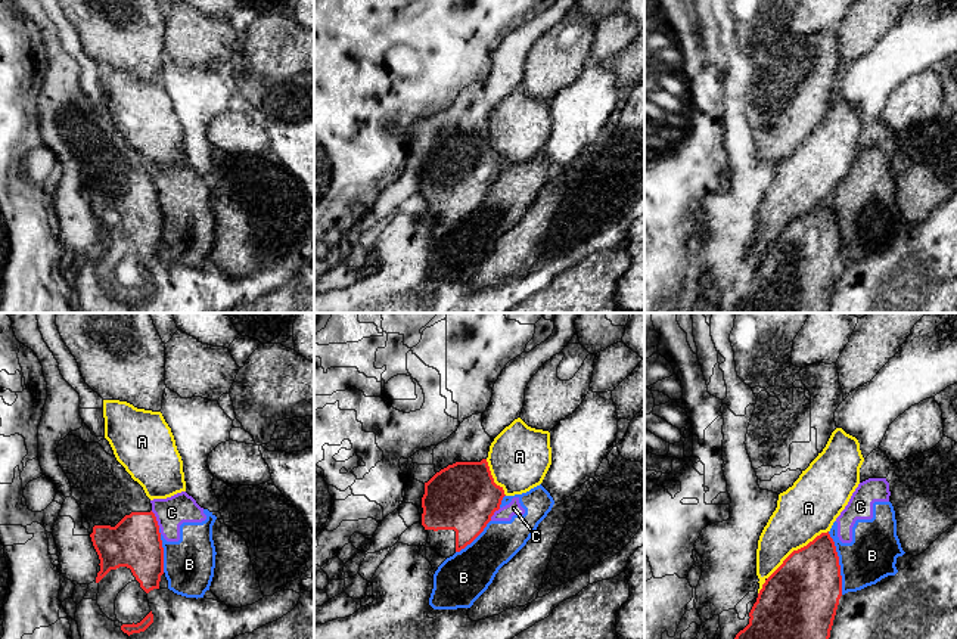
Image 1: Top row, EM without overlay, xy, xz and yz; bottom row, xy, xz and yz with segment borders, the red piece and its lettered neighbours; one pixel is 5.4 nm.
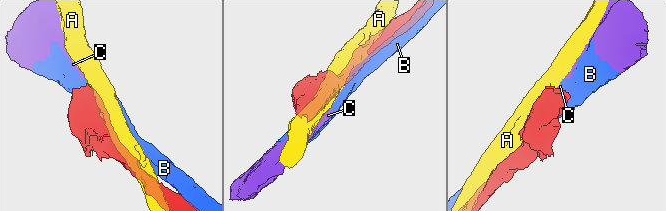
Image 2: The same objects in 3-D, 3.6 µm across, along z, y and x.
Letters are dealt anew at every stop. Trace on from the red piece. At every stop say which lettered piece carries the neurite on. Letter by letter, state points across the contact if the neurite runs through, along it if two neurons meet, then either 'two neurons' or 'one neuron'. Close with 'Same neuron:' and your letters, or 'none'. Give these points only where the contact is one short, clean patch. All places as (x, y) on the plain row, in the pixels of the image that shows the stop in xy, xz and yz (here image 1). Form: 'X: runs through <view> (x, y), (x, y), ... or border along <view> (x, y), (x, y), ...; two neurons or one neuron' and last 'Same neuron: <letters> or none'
A: two neurons
B: two neurons
C: border along xy (151, 180), (159, 197); two neurons
Same neuron: none

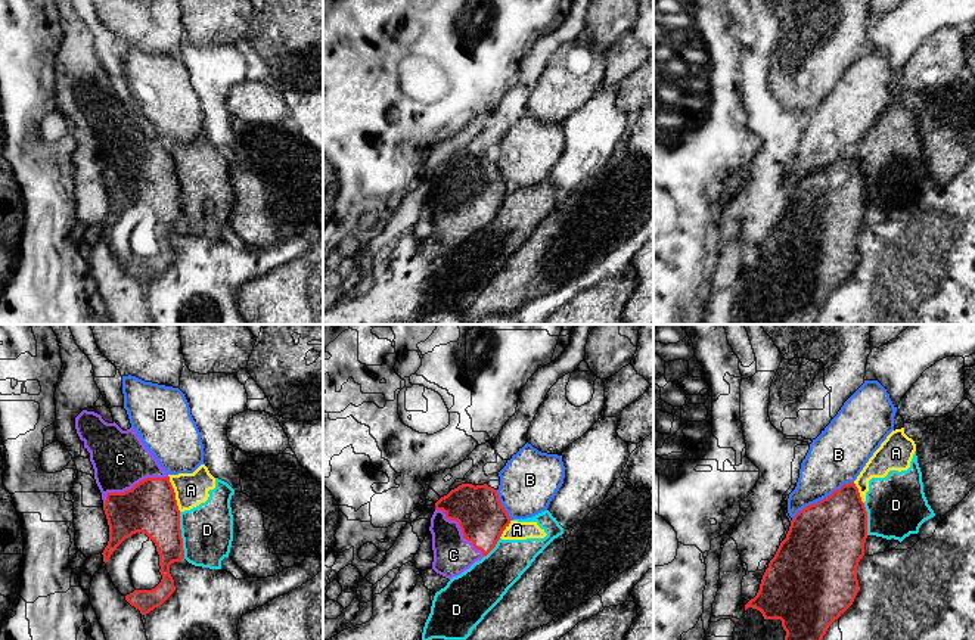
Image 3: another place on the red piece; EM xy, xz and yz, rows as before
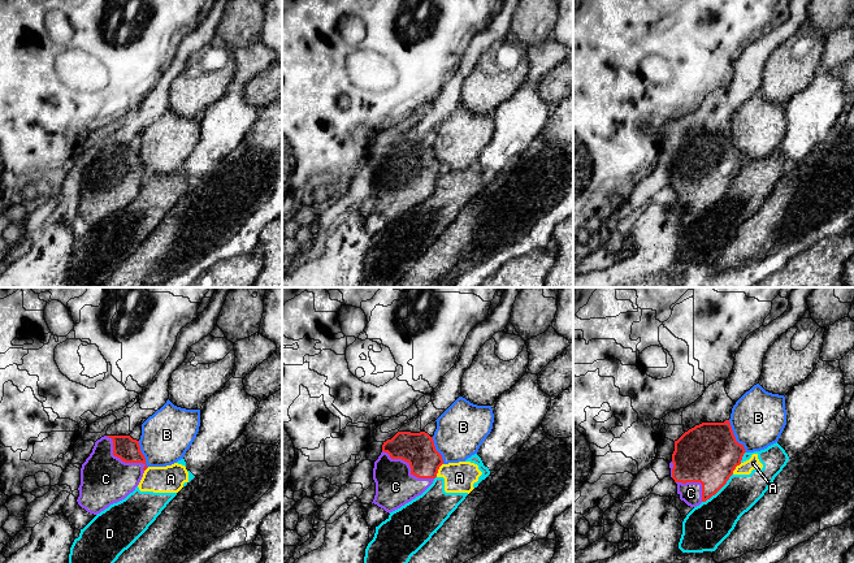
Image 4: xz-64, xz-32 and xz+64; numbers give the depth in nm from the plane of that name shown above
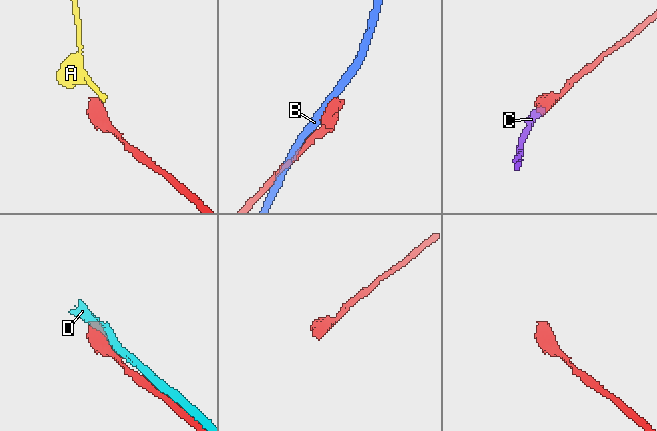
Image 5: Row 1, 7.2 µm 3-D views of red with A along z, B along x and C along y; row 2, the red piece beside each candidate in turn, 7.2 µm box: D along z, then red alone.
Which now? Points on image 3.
A: border along xy (168, 145), (176, 174), (180, 180); two neurons
B: two neurons
C: one neuron
D: two neurons
Same neuron: C

